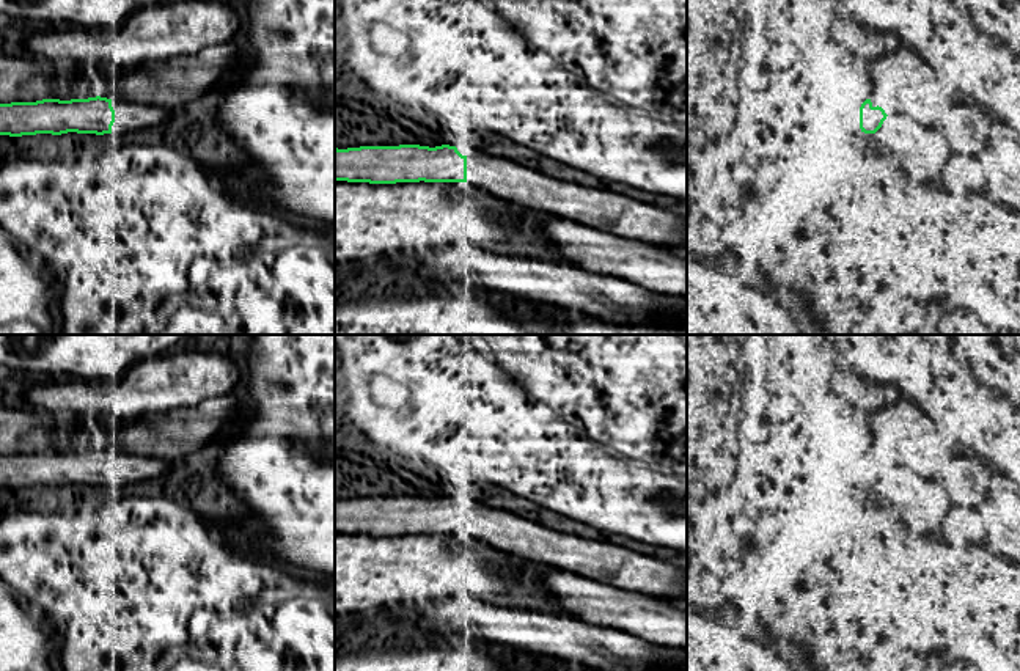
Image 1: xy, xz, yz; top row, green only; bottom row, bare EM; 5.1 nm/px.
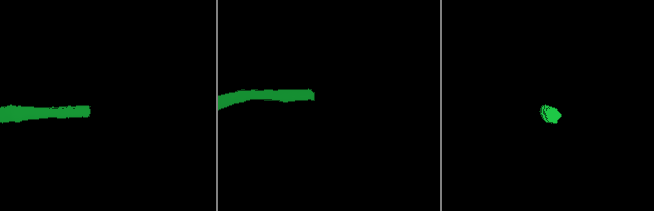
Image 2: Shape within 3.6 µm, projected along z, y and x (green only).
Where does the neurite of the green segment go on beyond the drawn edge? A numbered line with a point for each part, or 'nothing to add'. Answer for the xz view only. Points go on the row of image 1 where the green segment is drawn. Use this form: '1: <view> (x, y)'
1: xz (610, 211)

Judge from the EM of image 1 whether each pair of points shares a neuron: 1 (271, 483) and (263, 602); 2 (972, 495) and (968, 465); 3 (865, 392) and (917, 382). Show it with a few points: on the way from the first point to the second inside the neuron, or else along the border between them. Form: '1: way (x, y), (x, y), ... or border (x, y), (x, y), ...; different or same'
1: border (244, 525), (242, 544), (261, 558); different
2: way (968, 487), (968, 473); same
3: border (858, 373), (871, 381), (890, 384), (902, 396); different

